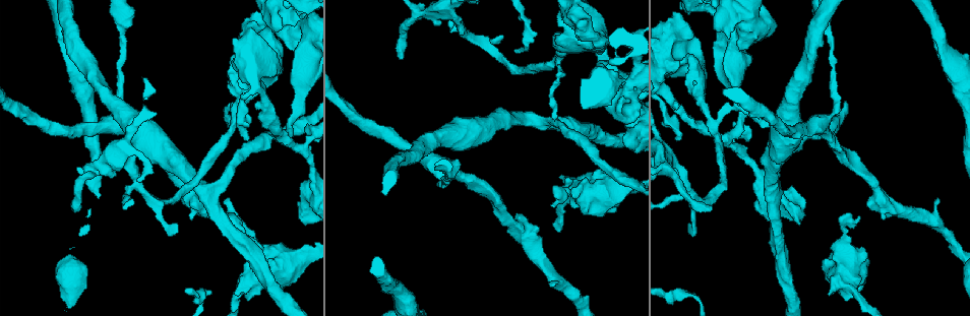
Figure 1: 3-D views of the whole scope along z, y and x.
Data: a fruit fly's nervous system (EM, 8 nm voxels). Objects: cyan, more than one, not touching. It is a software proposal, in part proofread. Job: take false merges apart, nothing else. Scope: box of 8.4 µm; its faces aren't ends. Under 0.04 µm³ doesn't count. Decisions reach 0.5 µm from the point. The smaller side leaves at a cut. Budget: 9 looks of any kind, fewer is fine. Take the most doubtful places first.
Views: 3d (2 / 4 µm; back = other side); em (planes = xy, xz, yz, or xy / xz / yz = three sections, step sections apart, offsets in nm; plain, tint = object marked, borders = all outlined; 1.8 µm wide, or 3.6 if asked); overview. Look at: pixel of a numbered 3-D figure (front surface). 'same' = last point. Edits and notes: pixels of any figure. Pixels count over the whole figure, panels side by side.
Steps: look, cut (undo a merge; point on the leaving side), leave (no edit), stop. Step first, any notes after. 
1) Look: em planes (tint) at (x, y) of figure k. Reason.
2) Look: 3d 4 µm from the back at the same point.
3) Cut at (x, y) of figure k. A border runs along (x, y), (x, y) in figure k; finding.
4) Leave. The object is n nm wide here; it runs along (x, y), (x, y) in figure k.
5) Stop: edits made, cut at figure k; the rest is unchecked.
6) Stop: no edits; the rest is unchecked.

Look: em yz step 16 (tint) at (698, 84) of figure 1. Sudden change in width.

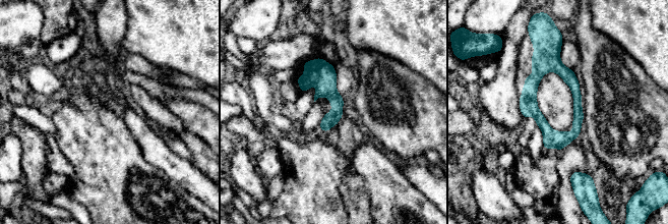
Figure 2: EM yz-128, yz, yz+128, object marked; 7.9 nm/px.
Look: em planes (tint) at the same point.

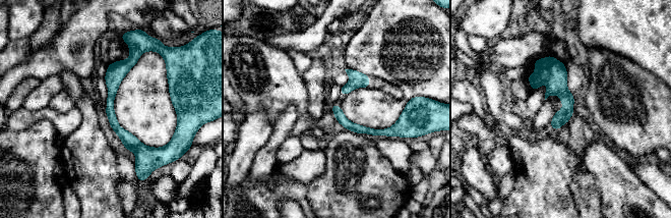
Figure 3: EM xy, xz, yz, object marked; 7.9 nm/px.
Leave. It runs along (132, 54), (113, 77), (110, 113), (140, 162) in figure 3; one neuron here.

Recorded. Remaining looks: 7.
Look: 3d 4 µm at (852, 291) of figure 1. Thick turns thin.

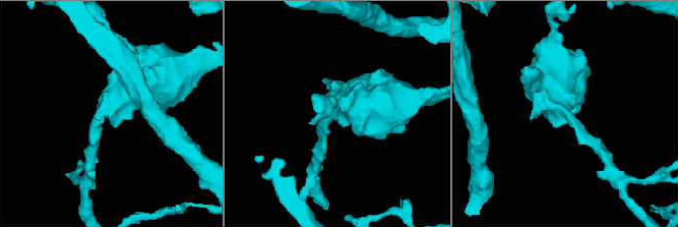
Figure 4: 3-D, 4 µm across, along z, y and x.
Look: em 3.6 µm yz step 8 (tint) at (336, 111) of figure 4. Shape alone is not enough.

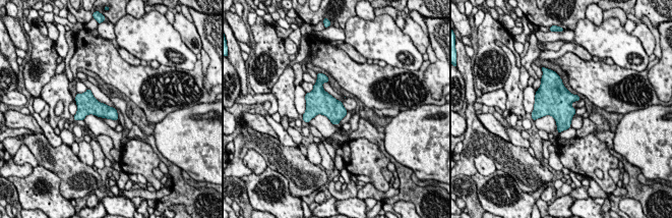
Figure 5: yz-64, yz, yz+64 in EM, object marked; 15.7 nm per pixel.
Look: em 3.6 µm planes (tint) at the same point. Another direction.

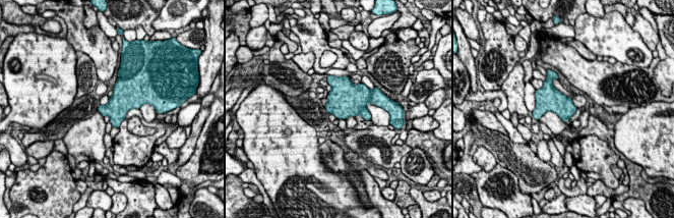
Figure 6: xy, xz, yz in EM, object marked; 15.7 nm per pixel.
Leave. Continuous, no second neuron.

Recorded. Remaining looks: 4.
Look: em 3.6 µm planes (borders) at (625, 101) of figure 1. Sharp bend.

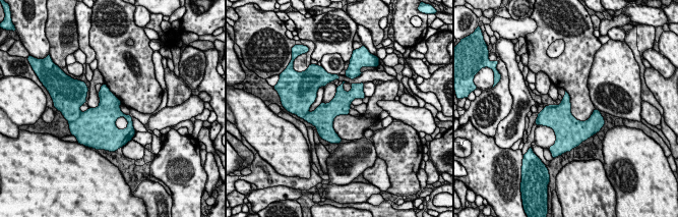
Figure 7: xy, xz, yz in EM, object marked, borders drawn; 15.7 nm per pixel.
Leave. One neuron here.

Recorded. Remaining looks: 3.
Look: 3d 2 µm at (282, 136) of figure 1. Arms part here.

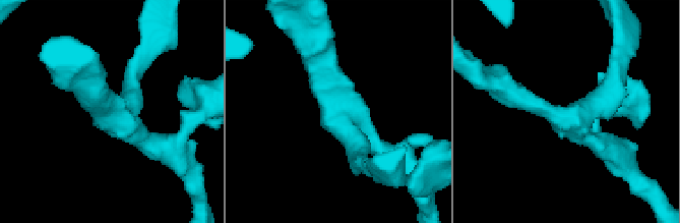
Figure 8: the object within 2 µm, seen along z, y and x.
Look: em xz step 4 (tint) at (119, 115) of figure 8. 3 arms meet here; the arms are 200, 220, 220 nm wide.

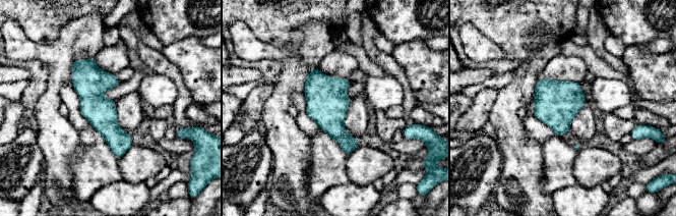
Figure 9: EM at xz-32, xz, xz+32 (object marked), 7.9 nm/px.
Look: em planes (tint) at the same point. Another direction.

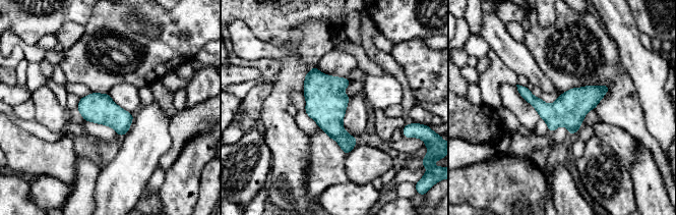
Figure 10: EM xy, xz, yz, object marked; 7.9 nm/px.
Leave. Continuous, no second neuron.

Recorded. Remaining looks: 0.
Stop: no edits; the rest is unchecked.

